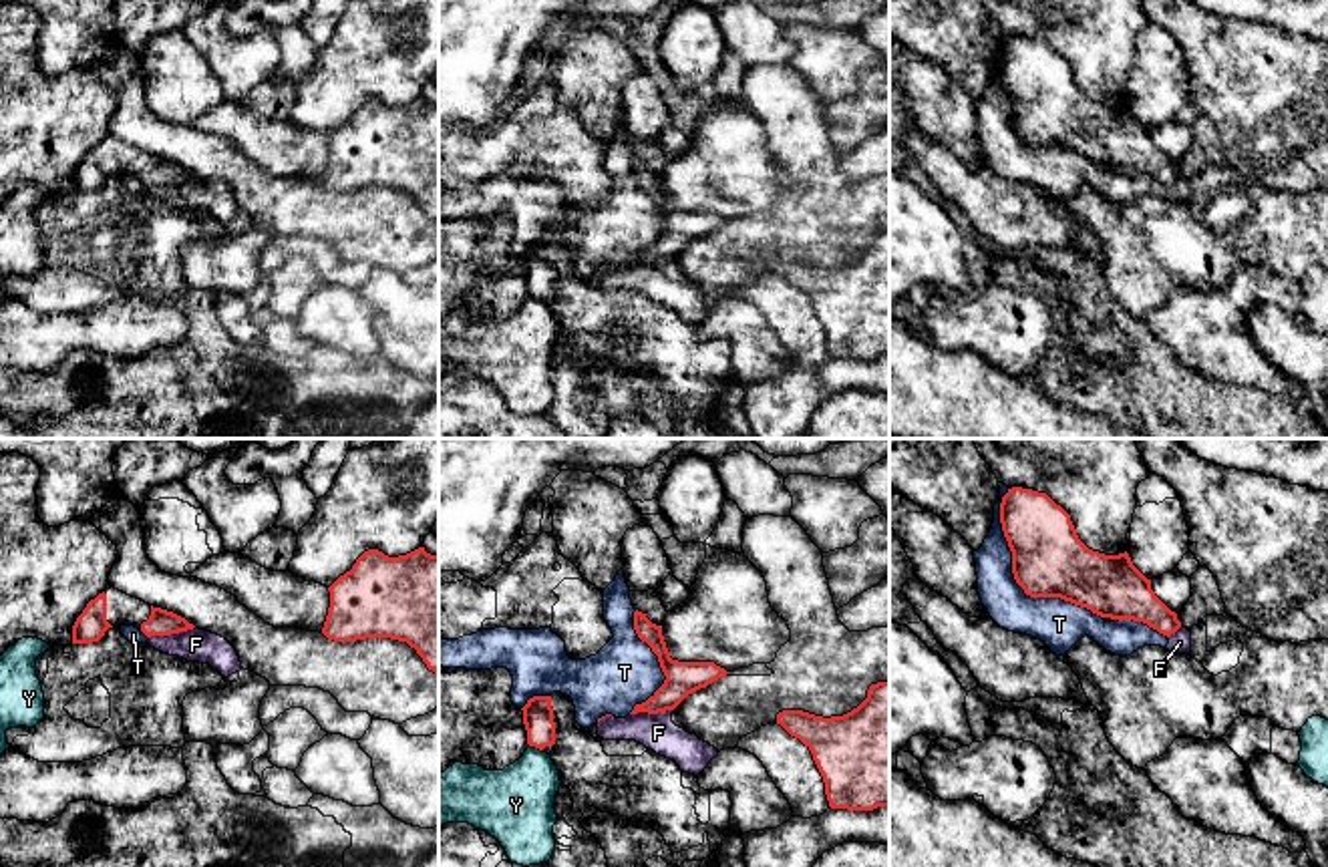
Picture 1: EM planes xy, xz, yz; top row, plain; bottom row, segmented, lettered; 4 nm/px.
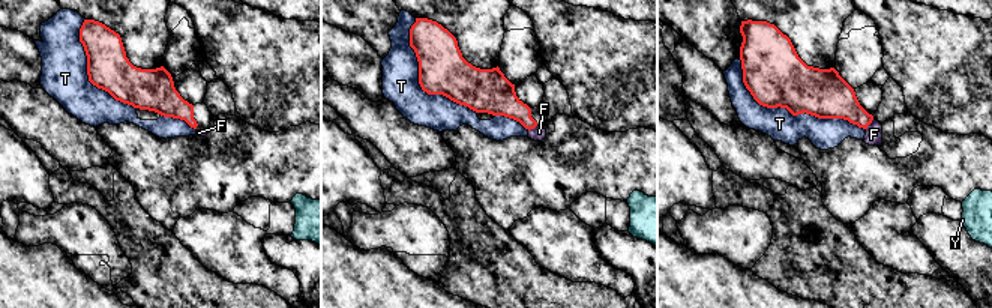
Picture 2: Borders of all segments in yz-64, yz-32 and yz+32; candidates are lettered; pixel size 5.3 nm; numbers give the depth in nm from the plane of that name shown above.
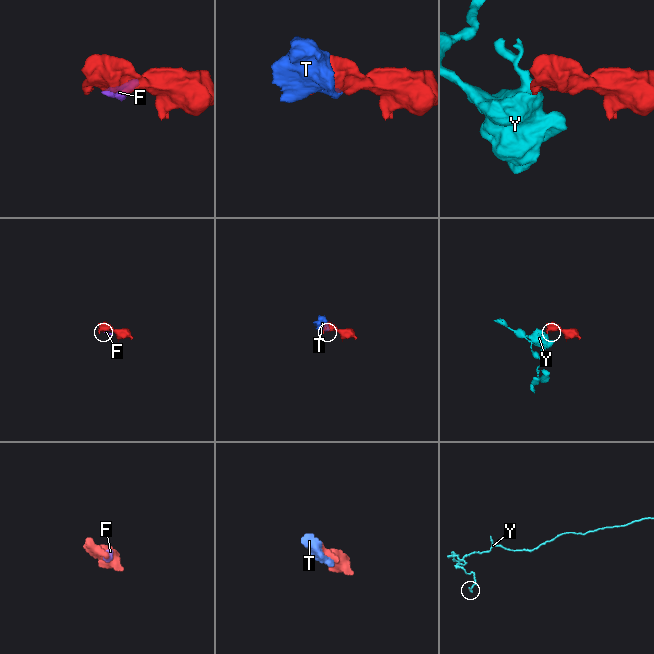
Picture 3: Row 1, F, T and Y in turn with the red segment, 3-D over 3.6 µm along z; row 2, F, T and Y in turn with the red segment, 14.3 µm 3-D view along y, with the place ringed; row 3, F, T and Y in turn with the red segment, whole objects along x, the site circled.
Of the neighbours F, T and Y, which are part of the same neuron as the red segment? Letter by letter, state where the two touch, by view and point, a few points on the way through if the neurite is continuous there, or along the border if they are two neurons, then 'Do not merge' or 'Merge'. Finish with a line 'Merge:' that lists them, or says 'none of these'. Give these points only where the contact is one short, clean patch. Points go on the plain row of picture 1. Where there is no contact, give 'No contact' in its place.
F: Touches red at xy (172, 182). Boundary: xy (194, 176), (149, 188). Do not merge
T: Touches red at yz (1015, 127). Do not merge
Y: Touches red at xz (536, 296). Boundary: xz (530, 294), (542, 300). Do not merge
Merge: none of these

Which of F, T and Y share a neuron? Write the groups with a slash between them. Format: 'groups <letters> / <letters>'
groups F T / Y

